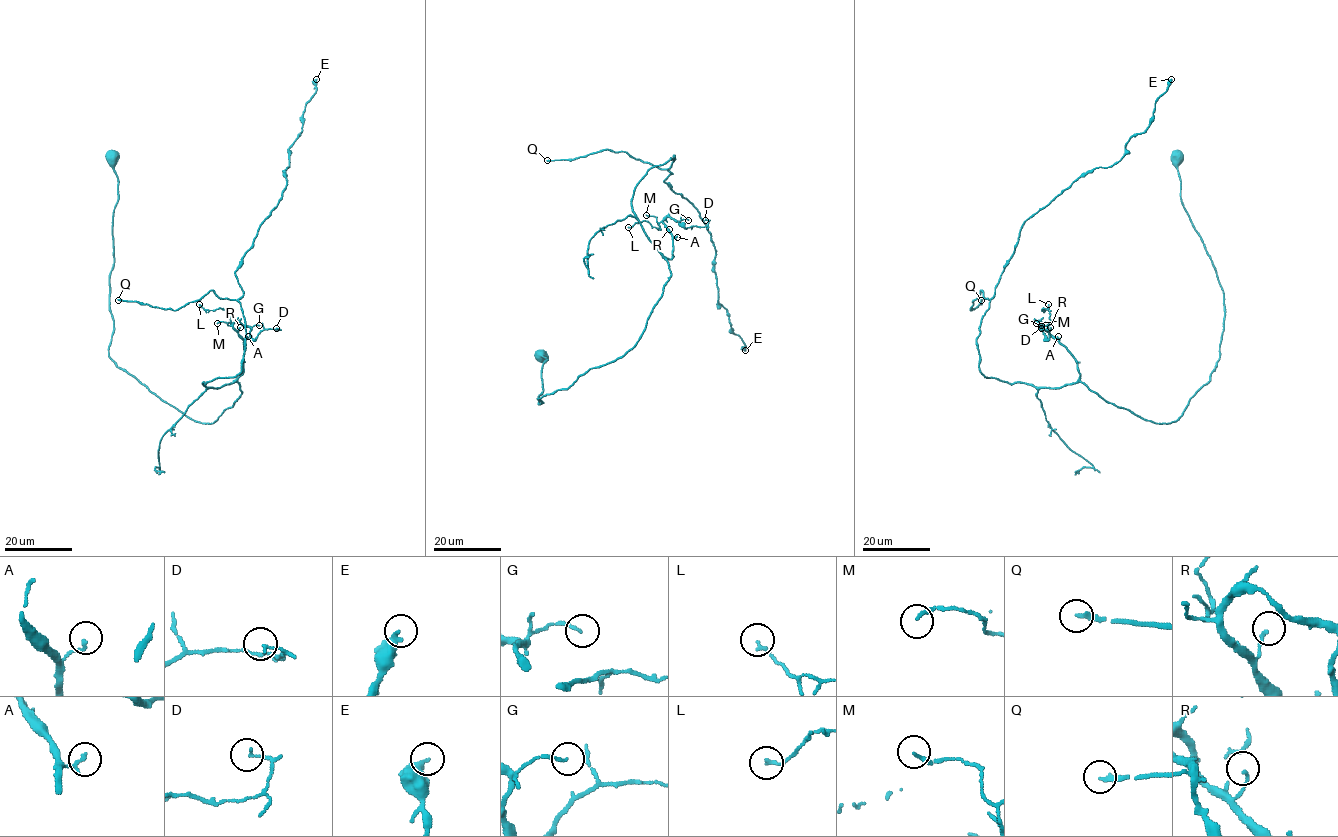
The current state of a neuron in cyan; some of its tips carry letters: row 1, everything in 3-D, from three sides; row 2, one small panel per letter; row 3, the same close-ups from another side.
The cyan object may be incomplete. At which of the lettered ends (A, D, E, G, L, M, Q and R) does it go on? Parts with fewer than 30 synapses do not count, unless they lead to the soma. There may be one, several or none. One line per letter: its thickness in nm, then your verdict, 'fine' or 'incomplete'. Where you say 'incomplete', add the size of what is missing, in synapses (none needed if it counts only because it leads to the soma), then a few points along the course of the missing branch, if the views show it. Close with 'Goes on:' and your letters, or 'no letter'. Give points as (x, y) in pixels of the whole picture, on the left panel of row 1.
A: 90 nm thick; fine
D: 110 nm thick; fine
E: 320 nm thick; fine
G: 110 nm thick; fine
L: 120 nm thick; fine
M: 170 nm thick; fine
Q: 220 nm thick; incomplete; about 60 synapses
R: 140 nm thick; fine
Goes on: Q

